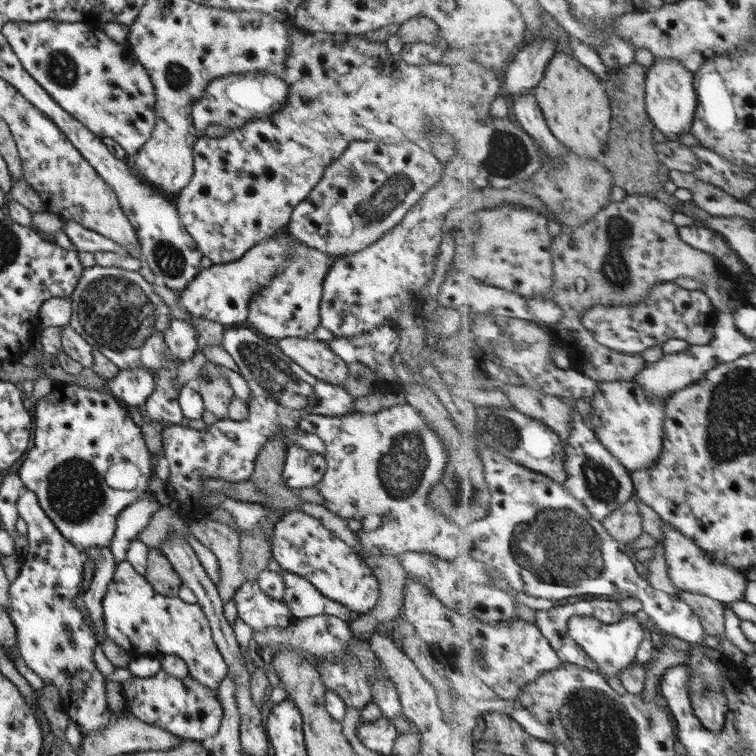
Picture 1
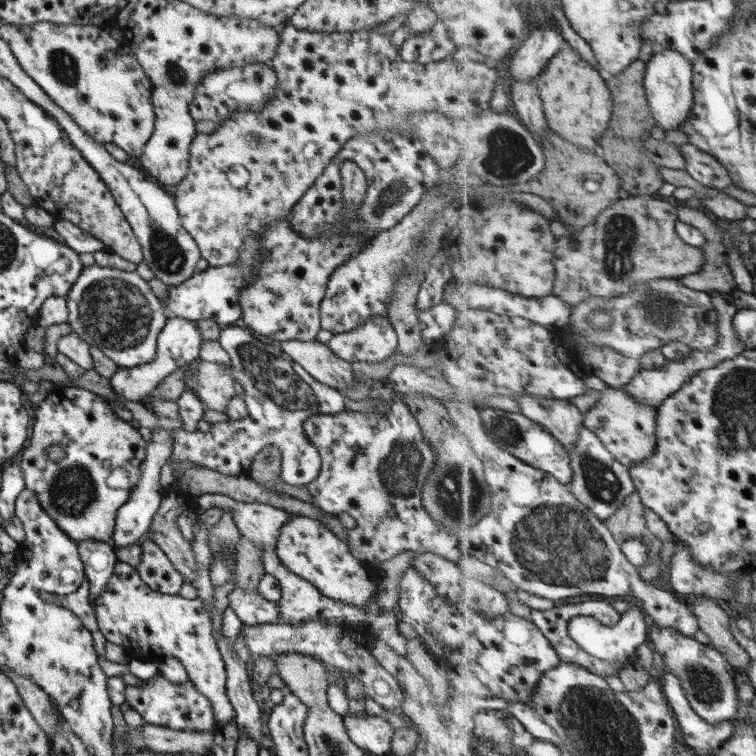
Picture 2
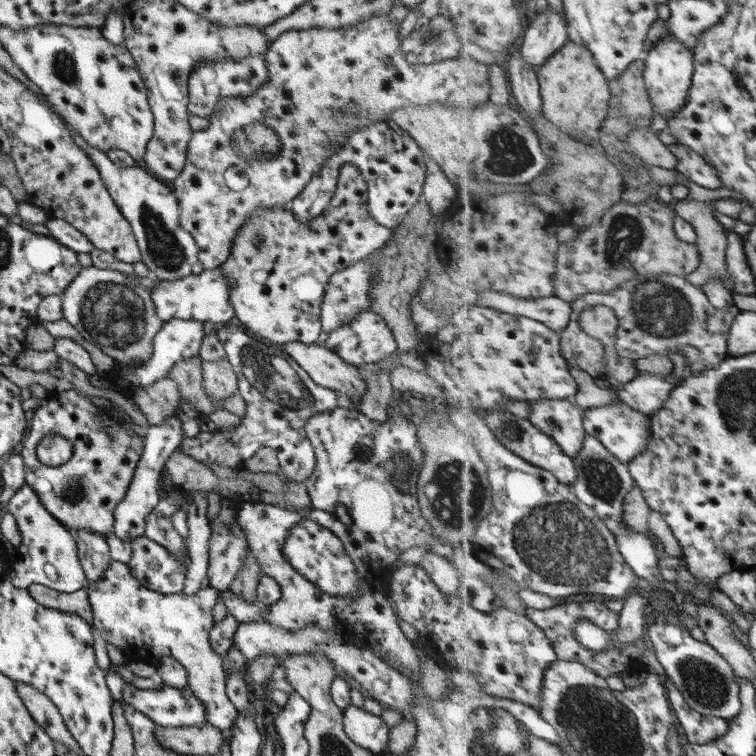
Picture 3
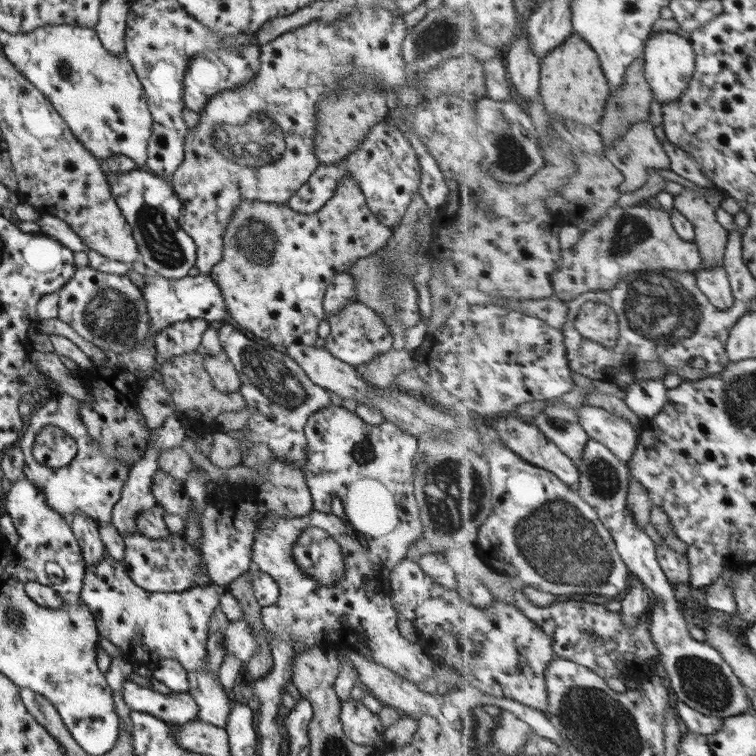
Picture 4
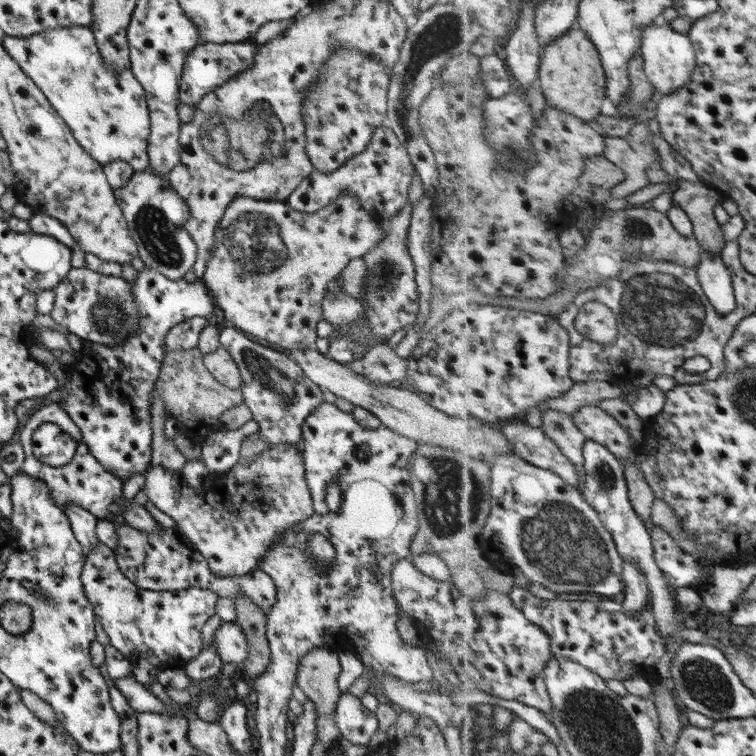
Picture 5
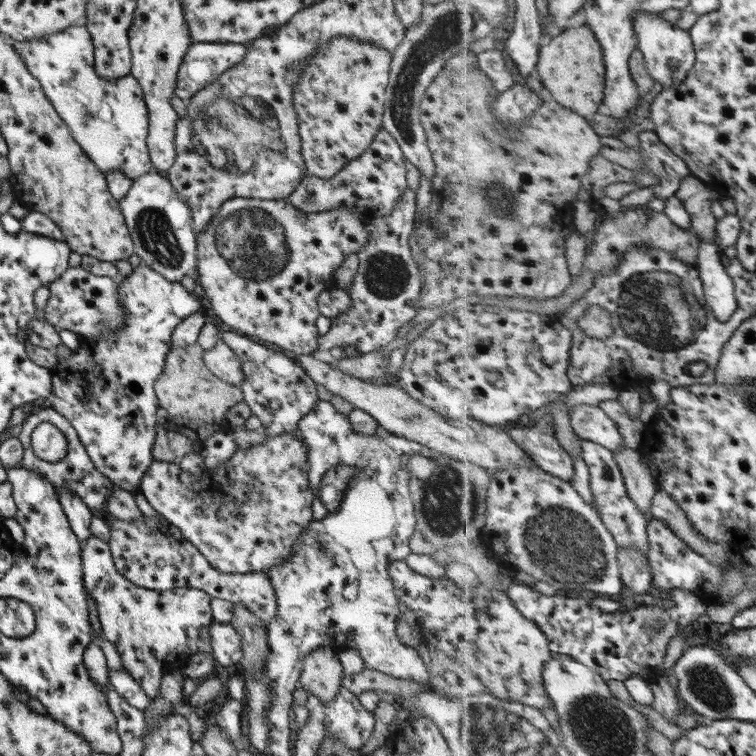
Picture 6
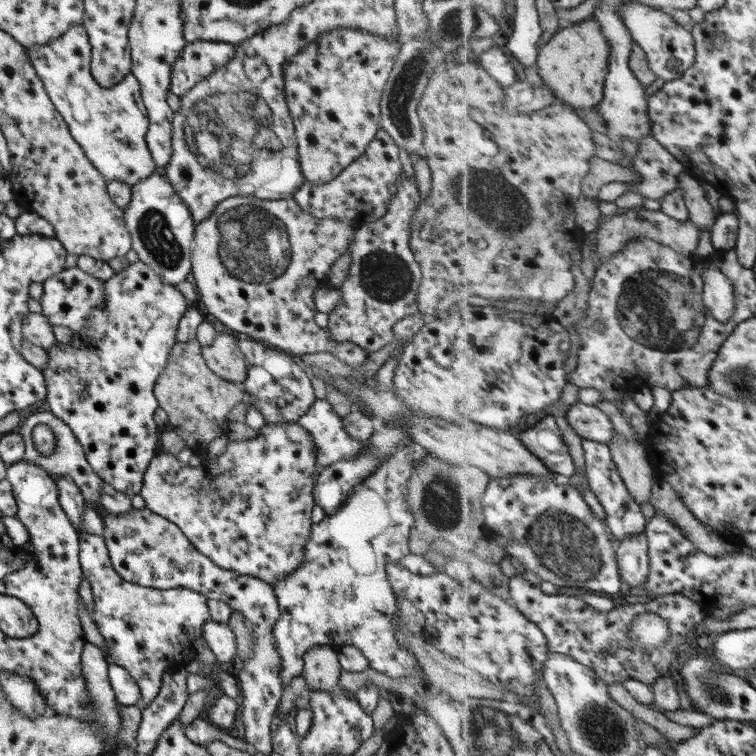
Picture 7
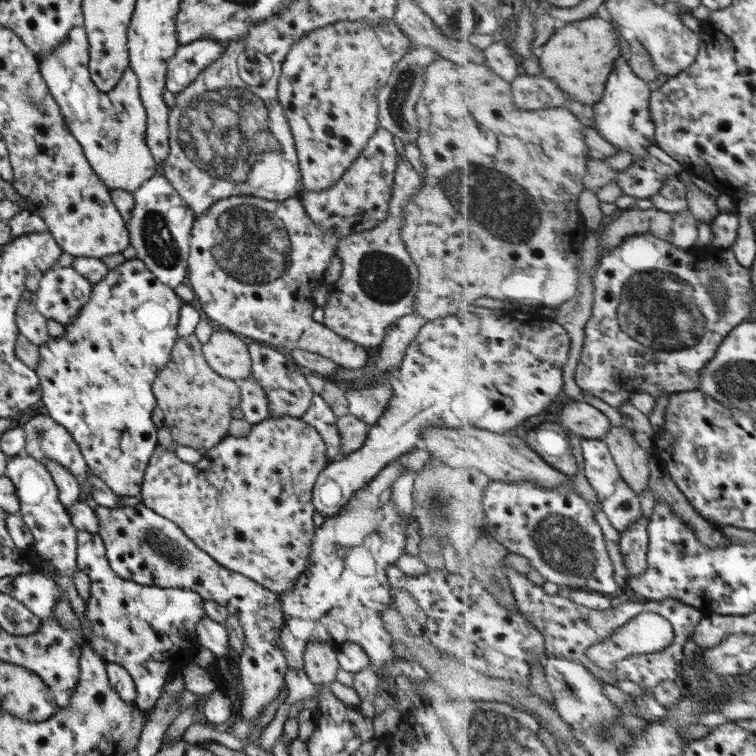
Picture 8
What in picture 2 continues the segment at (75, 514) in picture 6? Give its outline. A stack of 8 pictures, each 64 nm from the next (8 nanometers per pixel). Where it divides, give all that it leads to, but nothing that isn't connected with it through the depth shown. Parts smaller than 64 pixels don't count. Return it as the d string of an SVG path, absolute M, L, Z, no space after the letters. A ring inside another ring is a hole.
M86 540L76 543L80 561L83 563L84 575L88 583L88 601L92 606L92 600L100 593L107 584L107 579L113 570L113 563L116 561L112 547L109 543L98 540Z

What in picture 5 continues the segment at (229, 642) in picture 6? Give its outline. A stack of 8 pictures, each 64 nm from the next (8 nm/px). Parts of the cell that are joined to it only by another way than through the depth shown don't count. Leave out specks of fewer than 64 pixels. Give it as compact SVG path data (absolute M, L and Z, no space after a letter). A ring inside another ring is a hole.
M234 621L221 624L212 639L212 645L223 665L240 664L247 656L247 643L241 628Z

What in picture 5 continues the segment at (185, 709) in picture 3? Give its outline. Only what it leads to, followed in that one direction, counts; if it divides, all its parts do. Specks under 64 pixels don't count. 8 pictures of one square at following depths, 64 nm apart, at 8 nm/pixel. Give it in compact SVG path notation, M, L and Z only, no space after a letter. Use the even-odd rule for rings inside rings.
M133 676L118 678L114 685L126 698L128 705L141 713L160 713L163 703L151 693L144 685L138 683Z

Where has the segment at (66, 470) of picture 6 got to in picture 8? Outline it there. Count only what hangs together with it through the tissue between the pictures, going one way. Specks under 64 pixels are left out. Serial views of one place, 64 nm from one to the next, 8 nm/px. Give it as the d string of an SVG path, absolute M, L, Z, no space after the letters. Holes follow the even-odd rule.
M41 414L31 417L21 428L26 442L26 454L43 464L43 459L61 464L76 478L83 498L88 501L90 486L86 482L86 476L91 474L69 432Z

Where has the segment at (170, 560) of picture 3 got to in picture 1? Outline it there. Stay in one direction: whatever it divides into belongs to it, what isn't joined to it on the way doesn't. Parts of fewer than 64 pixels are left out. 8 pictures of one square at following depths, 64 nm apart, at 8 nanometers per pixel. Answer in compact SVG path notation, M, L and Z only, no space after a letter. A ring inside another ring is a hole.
M147 547L144 579L160 595L175 597L180 587L180 578L172 569L159 548Z

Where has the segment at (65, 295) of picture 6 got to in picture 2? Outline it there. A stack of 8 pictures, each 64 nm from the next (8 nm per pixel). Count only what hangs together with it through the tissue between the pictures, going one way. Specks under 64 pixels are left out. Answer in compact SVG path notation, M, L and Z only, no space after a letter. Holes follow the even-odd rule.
M83 267L65 296L67 323L72 332L88 345L96 346L117 367L131 368L150 363L156 351L157 333L165 326L167 316L158 297L136 272Z

